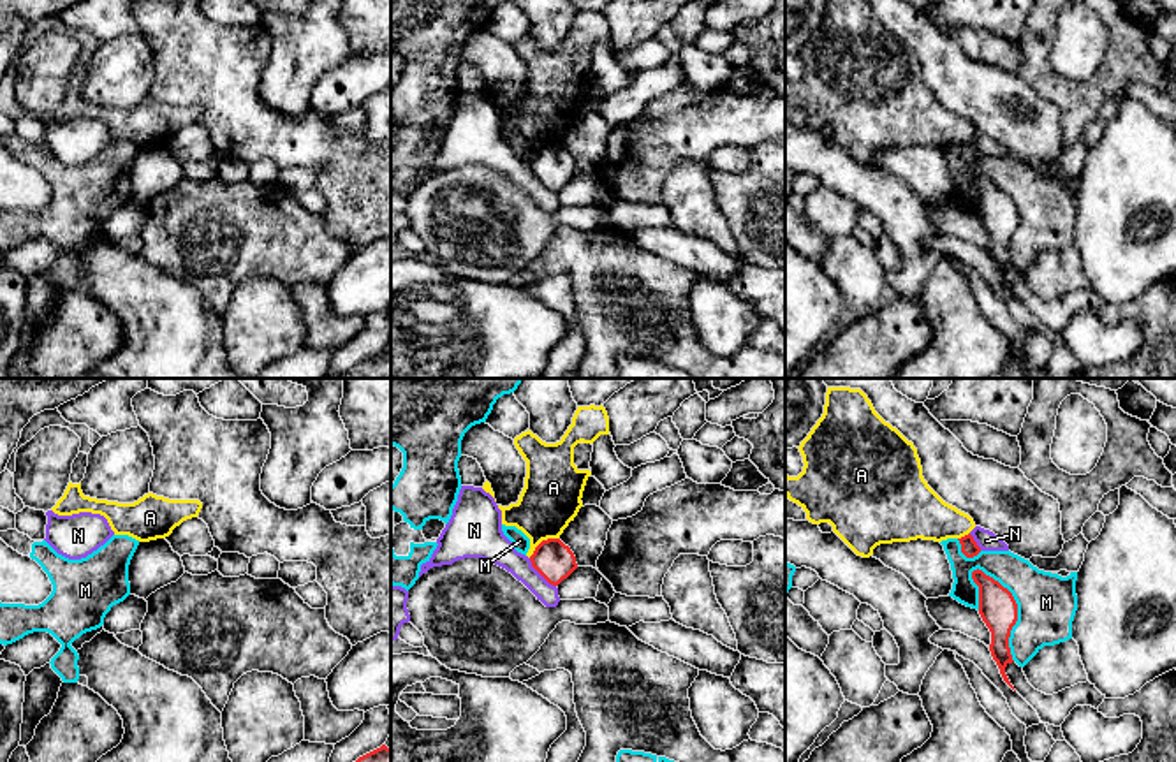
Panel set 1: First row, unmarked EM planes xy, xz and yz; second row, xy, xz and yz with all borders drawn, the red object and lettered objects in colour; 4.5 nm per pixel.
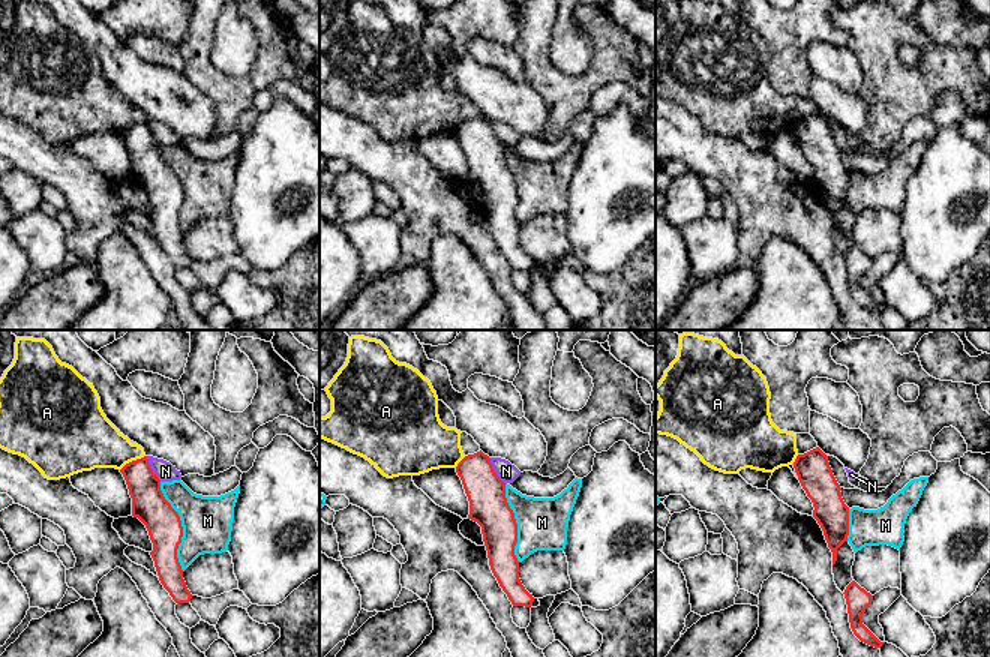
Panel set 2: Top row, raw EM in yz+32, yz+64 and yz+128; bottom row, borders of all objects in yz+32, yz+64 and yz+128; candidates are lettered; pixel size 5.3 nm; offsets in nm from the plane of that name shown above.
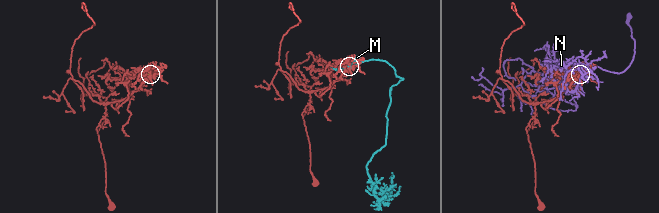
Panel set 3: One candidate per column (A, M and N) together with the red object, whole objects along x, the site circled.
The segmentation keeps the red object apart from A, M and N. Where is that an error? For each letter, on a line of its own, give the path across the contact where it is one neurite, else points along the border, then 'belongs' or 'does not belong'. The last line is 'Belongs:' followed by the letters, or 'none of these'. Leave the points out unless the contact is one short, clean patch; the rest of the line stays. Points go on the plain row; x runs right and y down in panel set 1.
A: along xz (558, 143), (548, 143), (529, 162) | does not belong
M: does not belong
N: does not belong
Belongs: none of these

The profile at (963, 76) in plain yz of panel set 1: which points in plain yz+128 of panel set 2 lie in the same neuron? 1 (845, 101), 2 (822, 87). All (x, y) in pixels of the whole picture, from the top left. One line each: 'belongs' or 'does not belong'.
1: belongs
2: belongs

